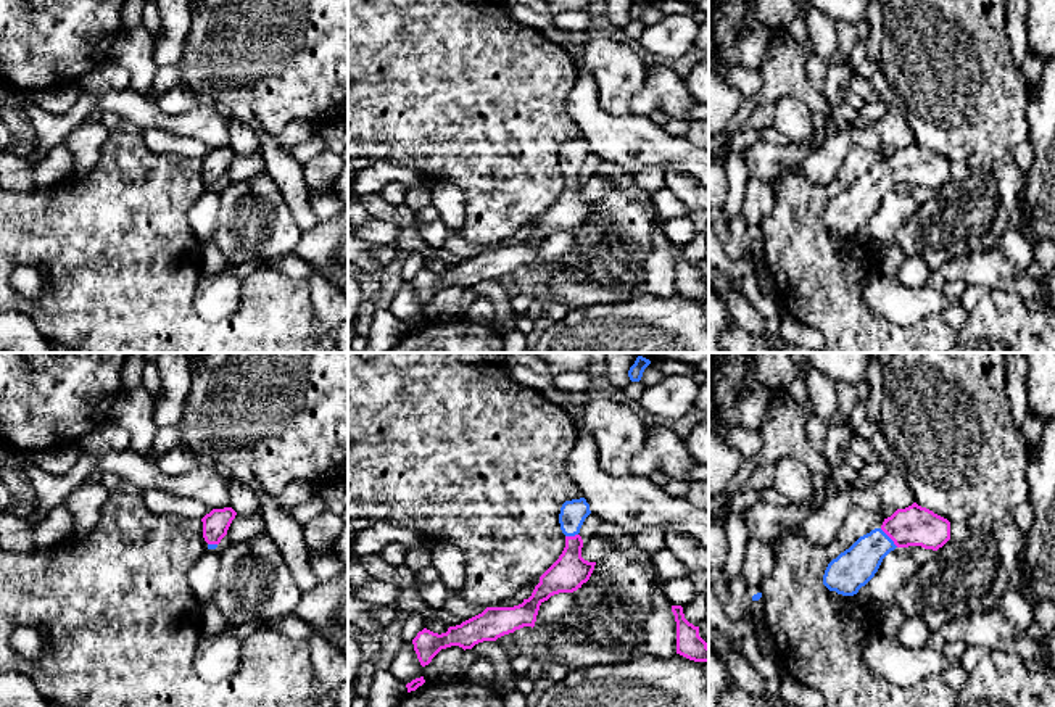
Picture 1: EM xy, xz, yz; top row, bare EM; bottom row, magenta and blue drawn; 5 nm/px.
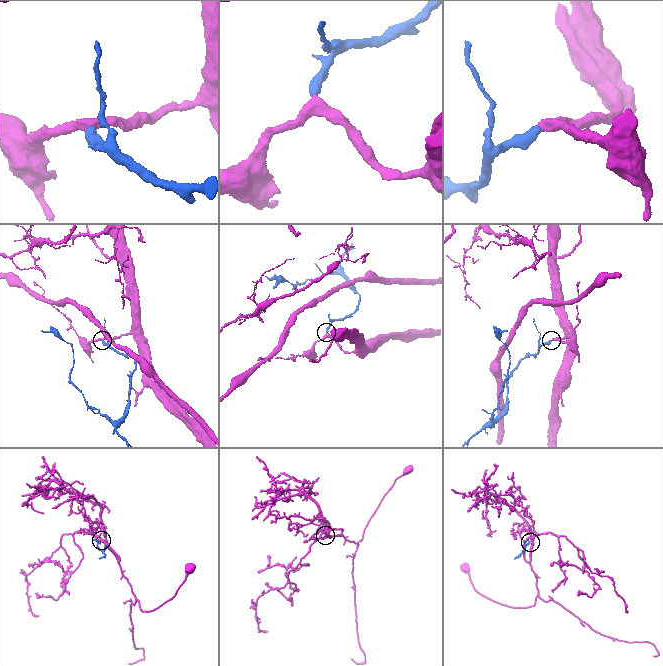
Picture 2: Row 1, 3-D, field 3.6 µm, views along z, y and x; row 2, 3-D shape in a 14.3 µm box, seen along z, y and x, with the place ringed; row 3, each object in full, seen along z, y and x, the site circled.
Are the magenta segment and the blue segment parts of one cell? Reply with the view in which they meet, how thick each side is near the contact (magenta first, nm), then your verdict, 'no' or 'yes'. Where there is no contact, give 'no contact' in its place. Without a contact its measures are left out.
meets magenta in yz; 200 nm thick on the magenta side, 200 nm on the other; yes

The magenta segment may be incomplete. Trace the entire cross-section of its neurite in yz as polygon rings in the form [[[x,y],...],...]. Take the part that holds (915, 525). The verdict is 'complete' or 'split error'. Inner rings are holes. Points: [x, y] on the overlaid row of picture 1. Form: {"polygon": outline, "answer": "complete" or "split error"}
{"polygon": [[[913,502],[884,519],[879,528],[860,536],[833,559],[823,585],[842,596],[854,596],[878,572],[883,559],[896,548],[921,546],[937,551],[950,540],[950,522]]], "answer": "split error"}

